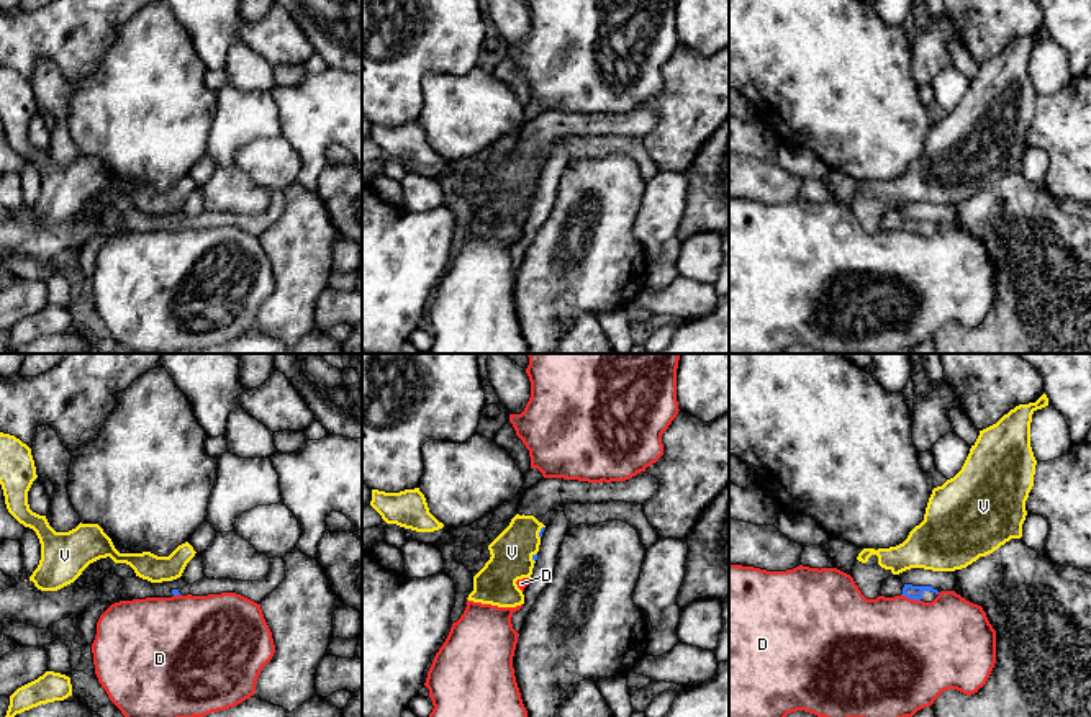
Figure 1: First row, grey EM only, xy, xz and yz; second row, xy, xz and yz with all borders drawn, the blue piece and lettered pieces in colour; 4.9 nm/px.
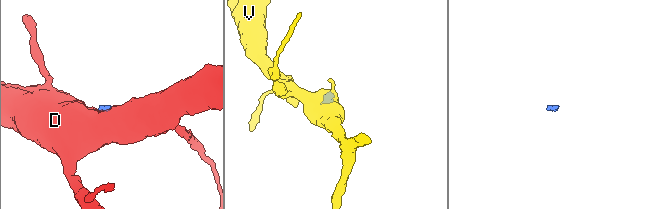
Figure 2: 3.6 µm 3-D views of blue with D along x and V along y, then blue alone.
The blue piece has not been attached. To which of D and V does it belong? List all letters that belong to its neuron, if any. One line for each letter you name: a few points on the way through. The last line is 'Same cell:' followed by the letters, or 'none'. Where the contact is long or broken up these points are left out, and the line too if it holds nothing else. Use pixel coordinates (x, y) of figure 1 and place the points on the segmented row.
Same cell: none

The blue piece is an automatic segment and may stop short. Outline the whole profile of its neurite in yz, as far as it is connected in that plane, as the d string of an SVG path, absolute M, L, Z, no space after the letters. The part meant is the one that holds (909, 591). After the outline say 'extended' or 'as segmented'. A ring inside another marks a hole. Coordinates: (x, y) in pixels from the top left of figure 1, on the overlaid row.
M904 584L903 596L916 601L932 602L939 596L939 591L932 586Z; extended

